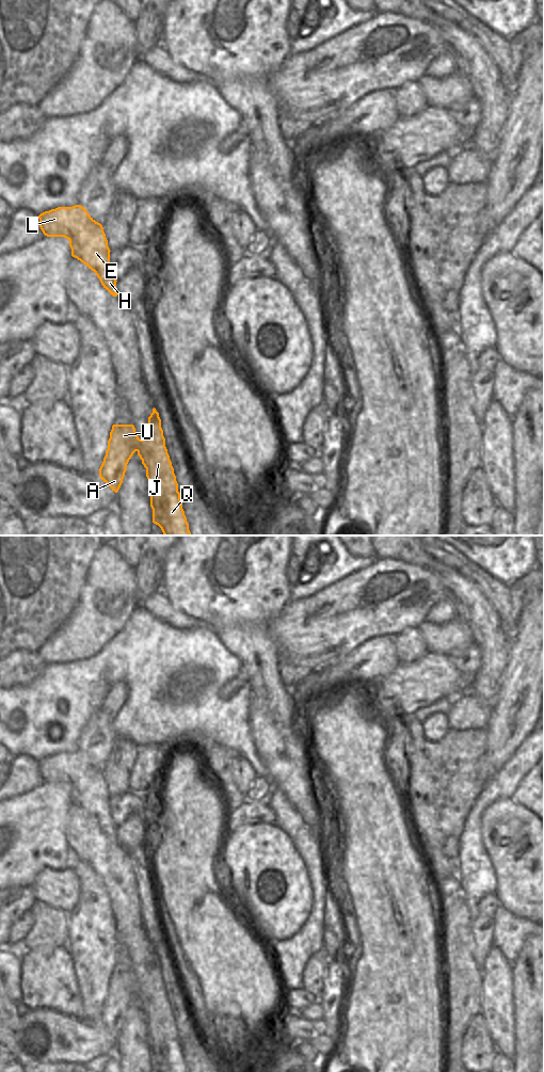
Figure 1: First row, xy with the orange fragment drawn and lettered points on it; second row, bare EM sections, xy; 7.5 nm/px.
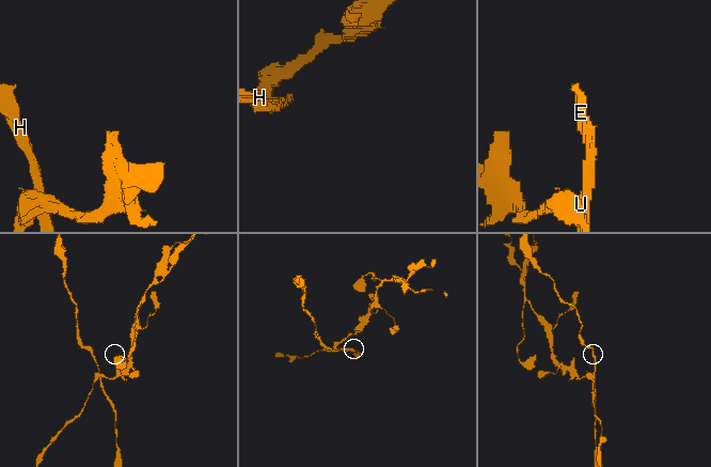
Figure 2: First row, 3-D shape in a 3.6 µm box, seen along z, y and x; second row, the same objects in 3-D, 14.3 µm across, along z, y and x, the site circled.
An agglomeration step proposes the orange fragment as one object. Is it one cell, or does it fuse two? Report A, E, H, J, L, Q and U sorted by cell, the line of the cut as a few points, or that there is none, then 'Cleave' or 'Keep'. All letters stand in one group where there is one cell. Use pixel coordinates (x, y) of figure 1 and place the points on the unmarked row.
Groups: A U / E H J L Q. Split along xy (140, 986), (140, 992), (136, 996). Cleave.

